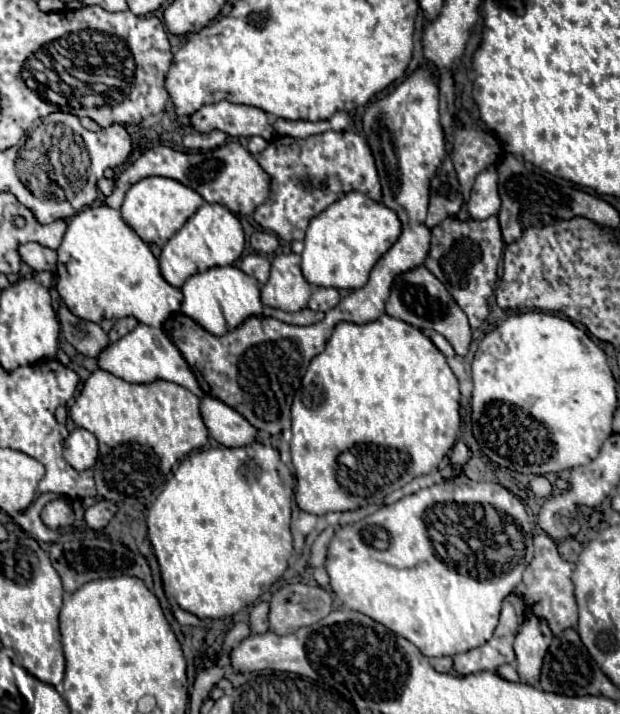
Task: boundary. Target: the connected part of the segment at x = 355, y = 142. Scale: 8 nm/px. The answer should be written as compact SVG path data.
M326 131L306 139L278 137L256 155L270 177L270 197L256 207L254 221L284 241L302 241L308 223L348 191L360 191L374 201L382 199L376 163L366 139L354 131Z

